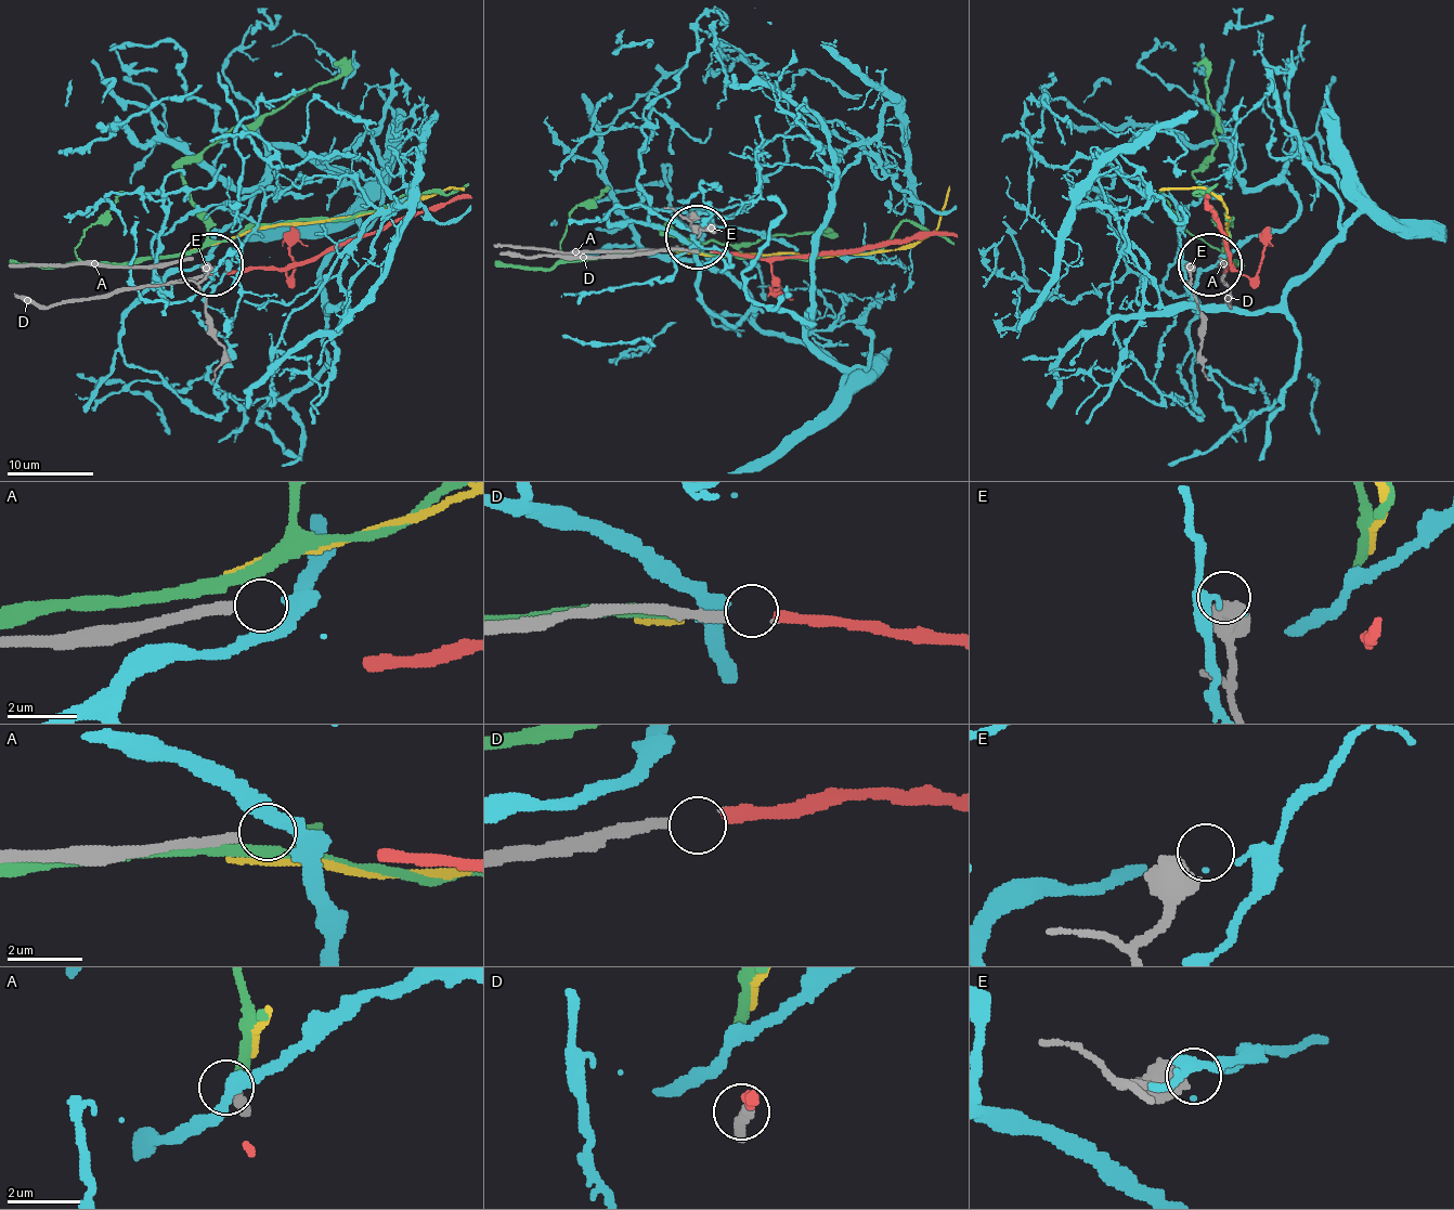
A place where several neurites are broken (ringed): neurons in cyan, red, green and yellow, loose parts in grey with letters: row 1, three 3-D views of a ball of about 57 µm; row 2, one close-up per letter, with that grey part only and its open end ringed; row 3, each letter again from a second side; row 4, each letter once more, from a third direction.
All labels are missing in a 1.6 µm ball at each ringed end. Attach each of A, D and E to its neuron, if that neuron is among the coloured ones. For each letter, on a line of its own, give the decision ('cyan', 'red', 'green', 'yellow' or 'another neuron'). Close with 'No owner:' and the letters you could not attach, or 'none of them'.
A: another neuron
D: red
E: another neuron
No owner: A, E

